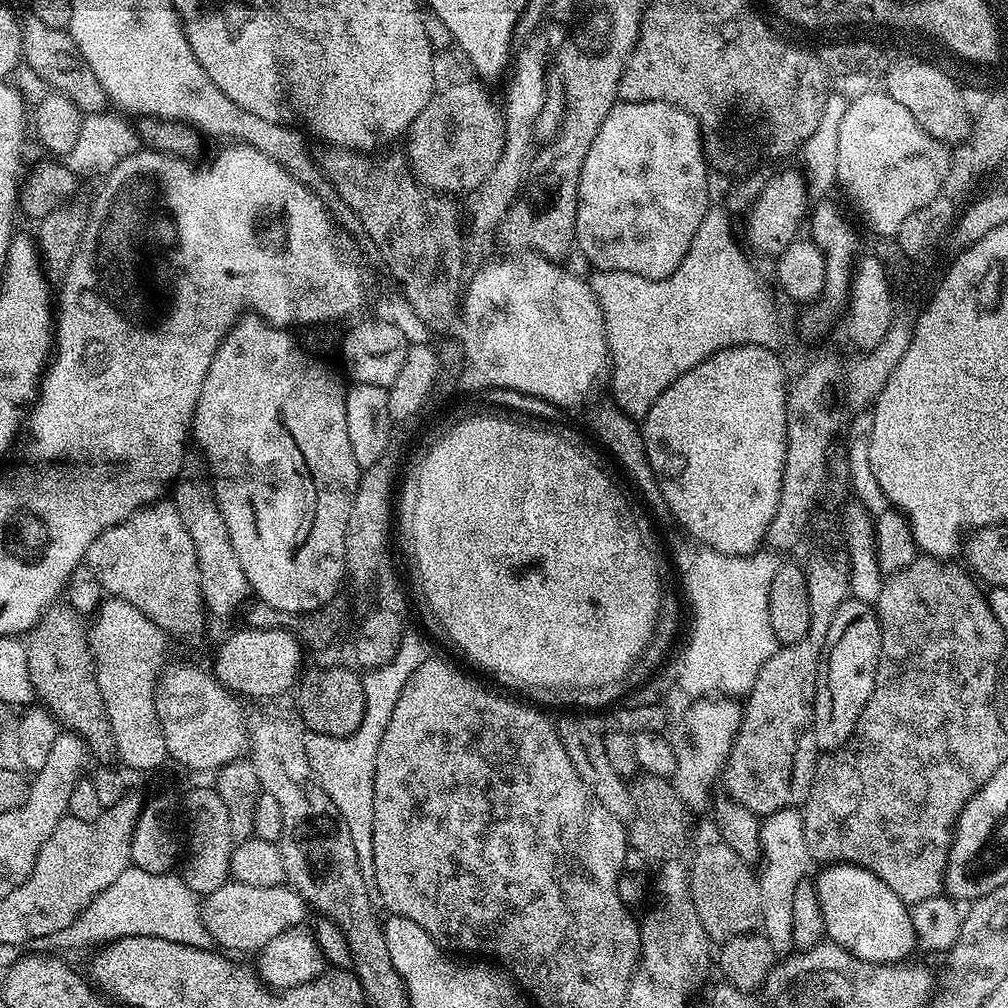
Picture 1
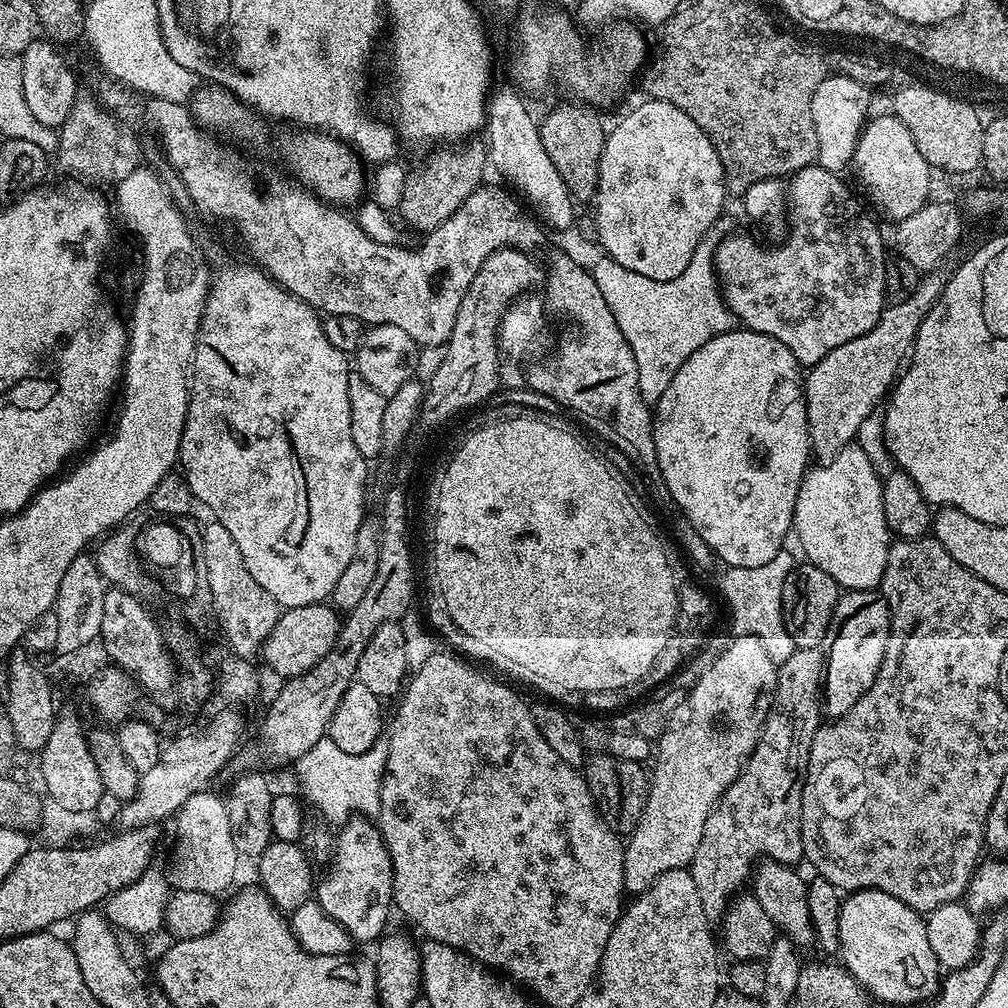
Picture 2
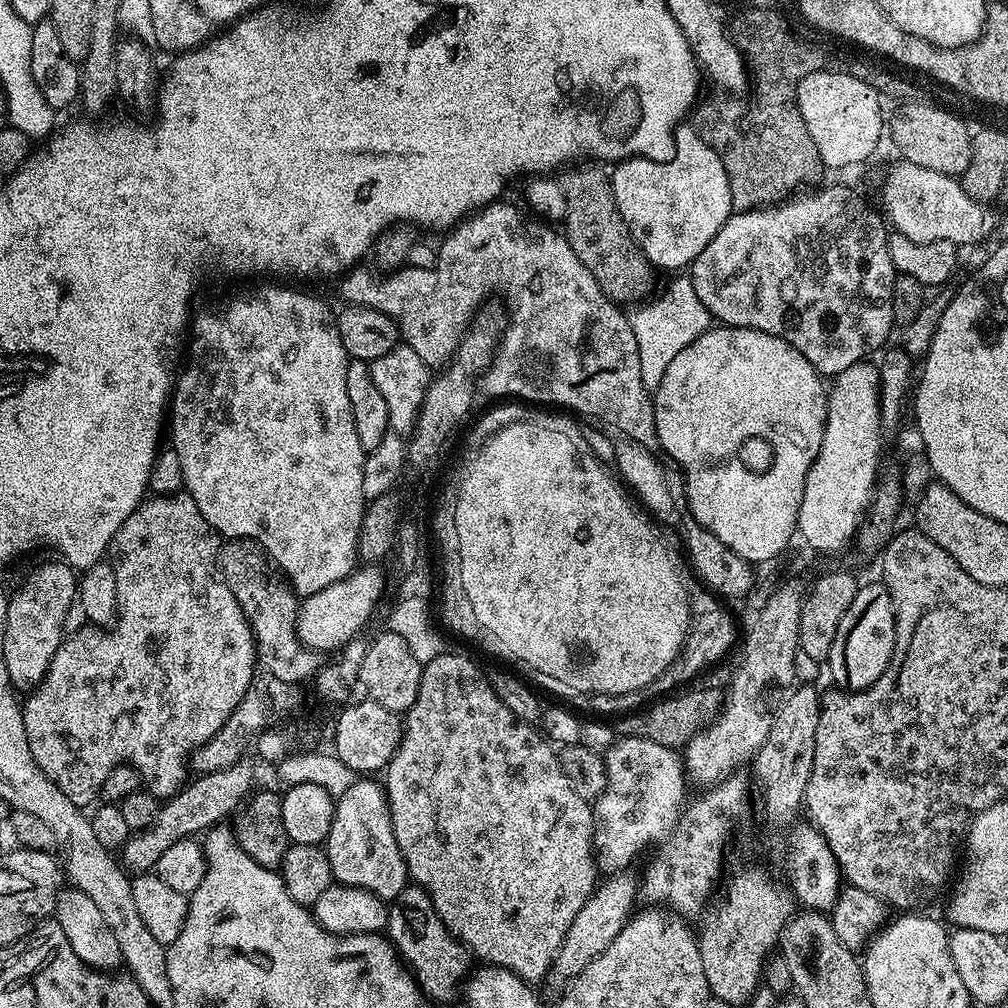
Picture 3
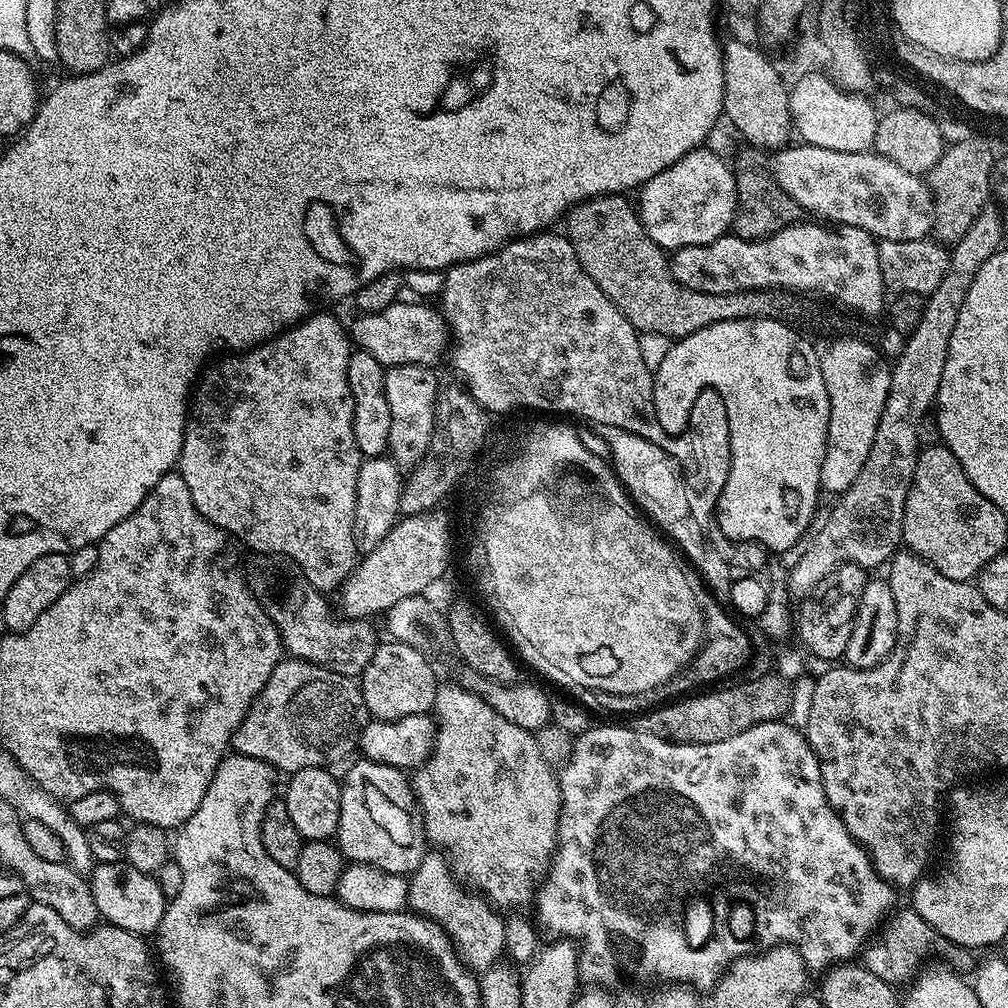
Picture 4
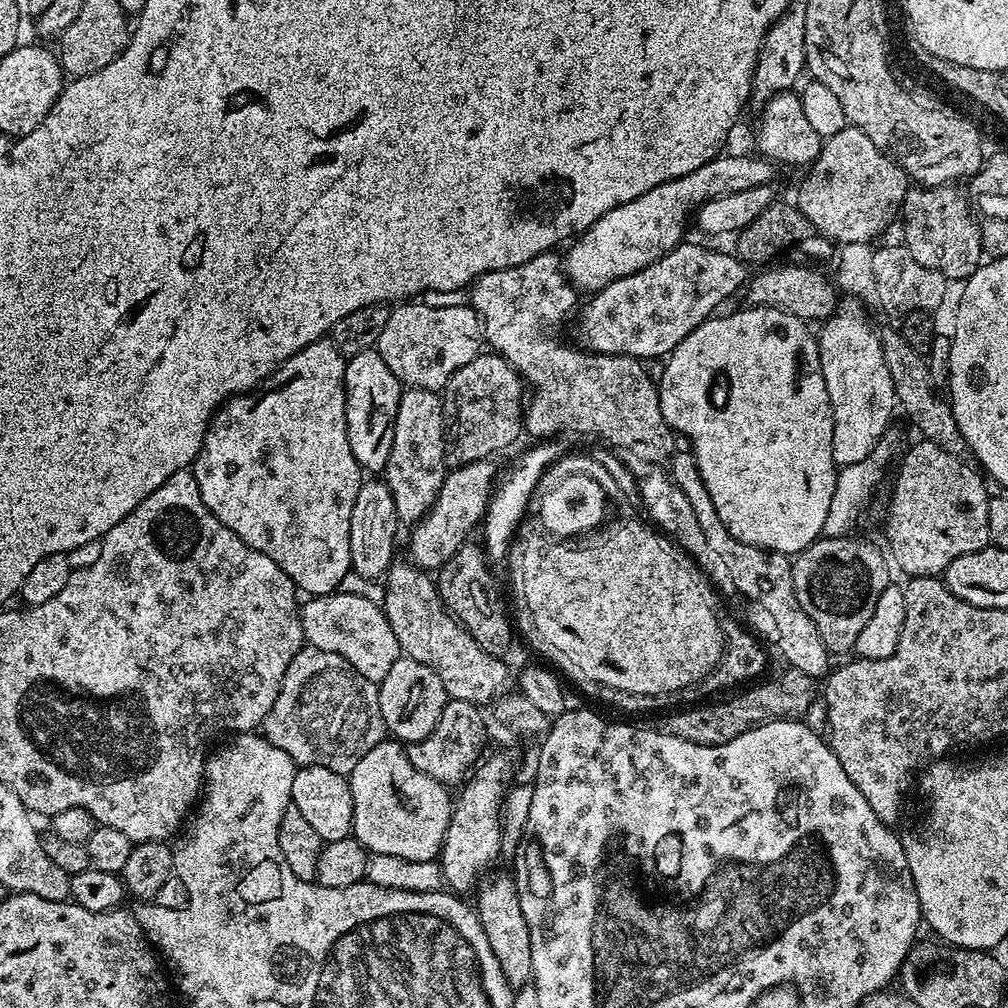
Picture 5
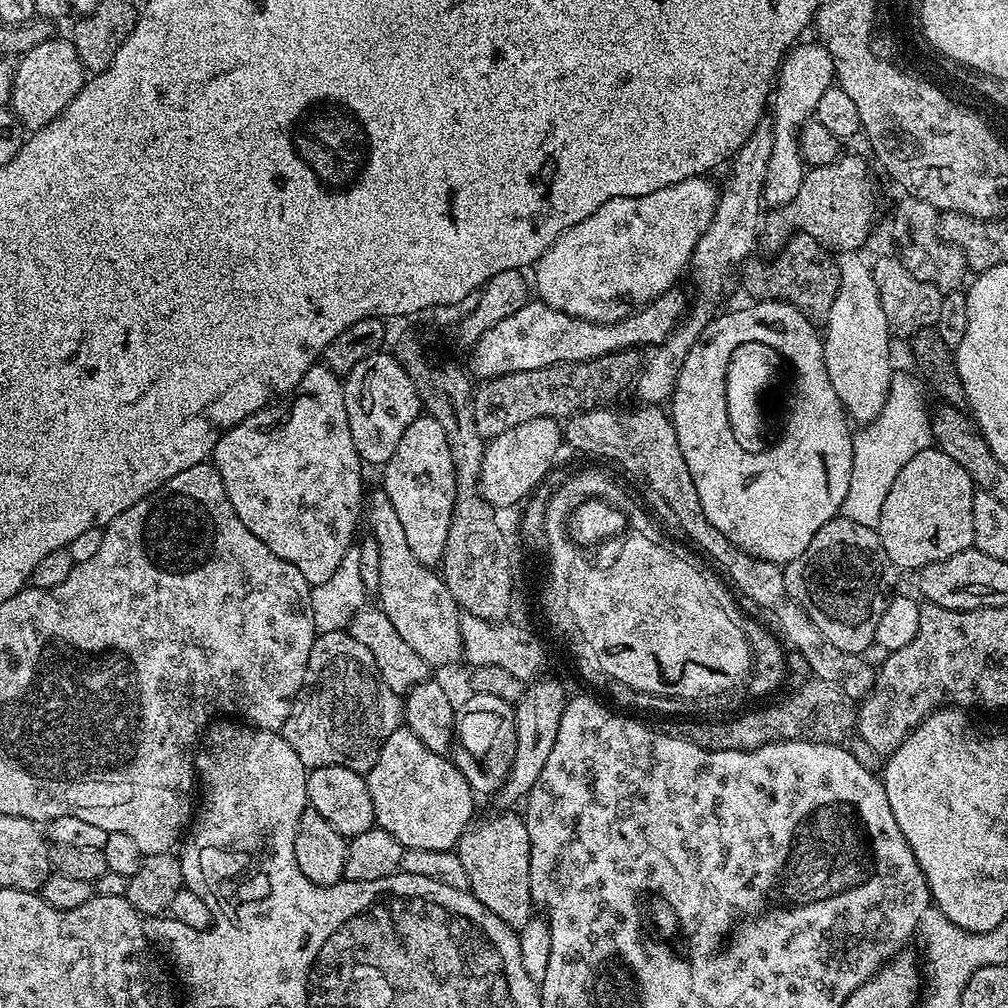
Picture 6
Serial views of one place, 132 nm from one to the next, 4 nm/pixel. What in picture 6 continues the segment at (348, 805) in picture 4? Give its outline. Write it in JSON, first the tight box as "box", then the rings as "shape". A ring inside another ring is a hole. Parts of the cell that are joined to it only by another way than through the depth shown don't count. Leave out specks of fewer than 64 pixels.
{"box":[366,726,473,851],"shape":[[[401,726],[386,738],[382,750],[378,754],[378,762],[366,773],[370,802],[374,802],[375,827],[389,832],[404,849],[446,850],[453,851],[460,841],[460,835],[467,832],[473,823],[472,788],[468,780],[451,764],[448,756],[434,754],[429,750],[422,738],[414,734],[407,726]]]}

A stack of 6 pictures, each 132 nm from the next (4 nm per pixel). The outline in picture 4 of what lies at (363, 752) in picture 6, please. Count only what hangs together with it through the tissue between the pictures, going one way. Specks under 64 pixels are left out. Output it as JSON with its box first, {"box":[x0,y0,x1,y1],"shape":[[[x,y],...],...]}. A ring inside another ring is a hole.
{"box":[231,658,369,774],"shape":[[[295,658],[281,659],[274,666],[266,686],[257,694],[250,710],[232,736],[231,747],[239,755],[258,758],[272,765],[273,769],[284,774],[291,774],[303,768],[323,768],[333,766],[339,760],[347,758],[357,751],[360,743],[360,731],[367,726],[369,714],[366,702],[362,698],[359,683],[351,676],[343,676],[329,668],[319,668],[306,660]]]}

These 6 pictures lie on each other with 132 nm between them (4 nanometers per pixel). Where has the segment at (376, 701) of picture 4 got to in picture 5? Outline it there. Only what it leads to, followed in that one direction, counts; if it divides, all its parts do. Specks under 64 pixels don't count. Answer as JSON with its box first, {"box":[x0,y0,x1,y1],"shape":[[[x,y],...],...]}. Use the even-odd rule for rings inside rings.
{"box":[378,655,450,745],"shape":[[[401,655],[386,678],[378,685],[378,706],[382,709],[382,722],[389,737],[395,738],[405,745],[422,742],[442,718],[442,710],[448,705],[450,697],[442,678],[430,670],[430,666],[422,666],[422,662]]]}

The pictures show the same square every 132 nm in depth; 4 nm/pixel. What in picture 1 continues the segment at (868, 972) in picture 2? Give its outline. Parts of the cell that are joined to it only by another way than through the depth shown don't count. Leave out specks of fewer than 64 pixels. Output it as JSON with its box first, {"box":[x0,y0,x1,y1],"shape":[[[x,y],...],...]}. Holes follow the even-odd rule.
{"box":[814,864,918,964],"shape":[[[829,864],[819,869],[820,873],[814,876],[816,885],[816,893],[818,894],[818,902],[822,906],[822,918],[824,919],[824,930],[827,939],[833,944],[842,946],[850,954],[854,954],[858,958],[862,958],[866,962],[874,962],[875,964],[899,964],[907,961],[912,951],[917,951],[918,941],[914,934],[914,926],[912,925],[912,913],[909,905],[904,903],[902,898],[898,898],[898,894],[894,894],[894,890],[890,890],[890,886],[886,886],[886,882],[882,882],[882,878],[878,878],[874,874],[870,874],[870,870],[859,868],[857,864]]]}

